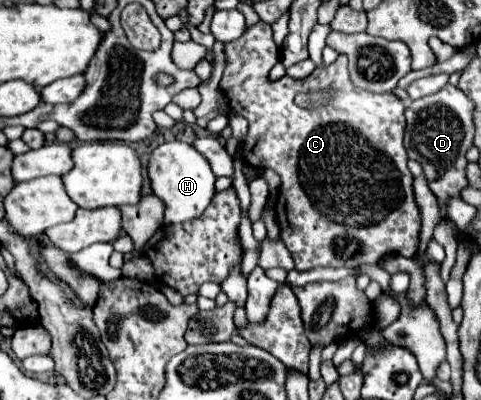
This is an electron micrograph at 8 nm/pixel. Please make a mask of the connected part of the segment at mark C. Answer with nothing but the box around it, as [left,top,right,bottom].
[219,21,419,271]

